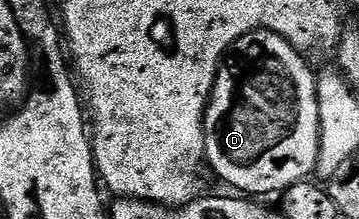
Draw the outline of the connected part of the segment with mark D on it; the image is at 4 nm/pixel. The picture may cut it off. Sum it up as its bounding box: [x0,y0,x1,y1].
[205,30,321,196]

